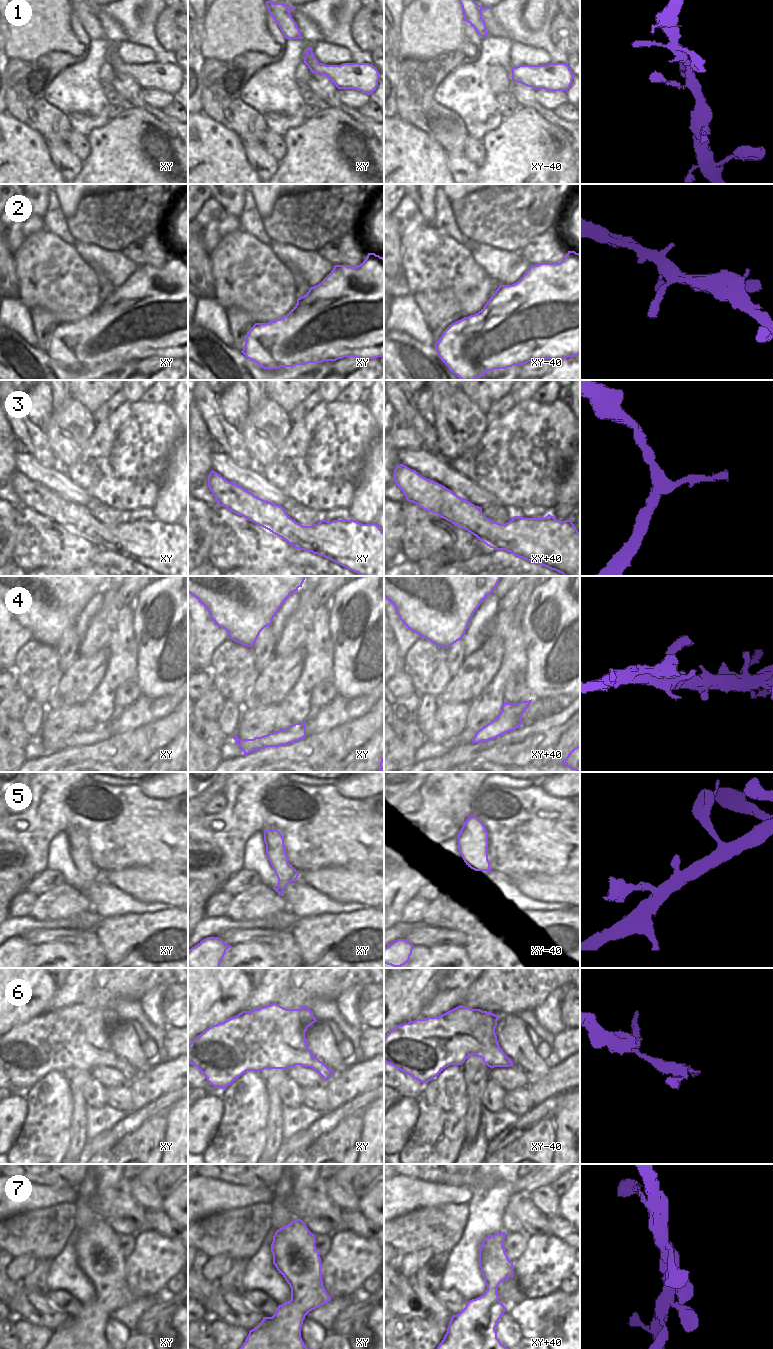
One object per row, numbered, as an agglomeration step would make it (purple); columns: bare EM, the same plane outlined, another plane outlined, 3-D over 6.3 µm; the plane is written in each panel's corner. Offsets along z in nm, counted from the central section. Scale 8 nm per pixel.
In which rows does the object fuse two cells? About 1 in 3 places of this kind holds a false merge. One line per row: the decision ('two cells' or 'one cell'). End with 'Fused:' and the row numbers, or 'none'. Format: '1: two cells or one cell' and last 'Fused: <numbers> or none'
1: one cell
2: one cell
3: one cell
4: one cell
5: one cell
6: two cells
7: one cell
Fused: 6

